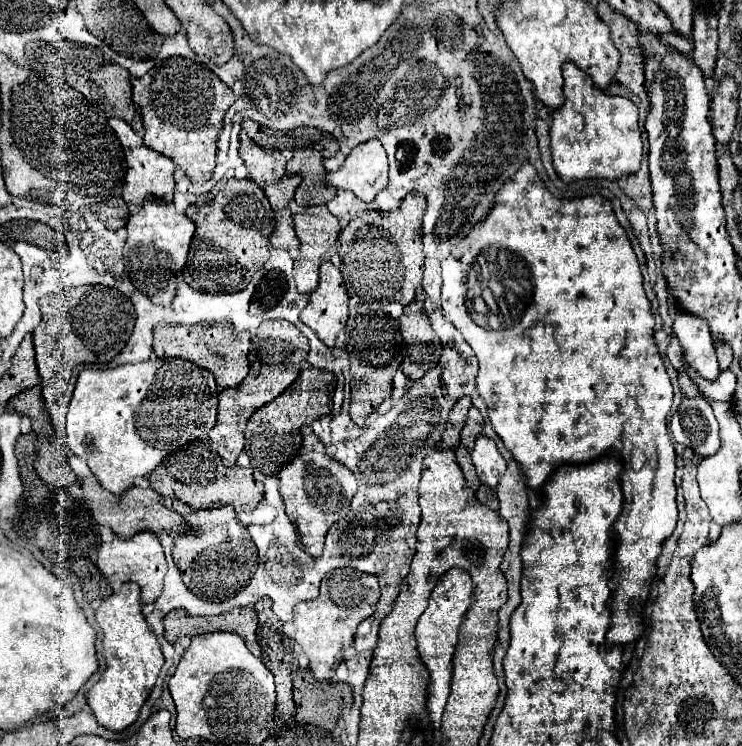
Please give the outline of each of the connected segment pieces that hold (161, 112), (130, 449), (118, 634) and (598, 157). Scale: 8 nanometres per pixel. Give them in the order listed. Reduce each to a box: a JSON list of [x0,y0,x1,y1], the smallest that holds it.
[[132,30,236,186],[66,358,214,494],[86,582,164,730],[550,62,642,182]]

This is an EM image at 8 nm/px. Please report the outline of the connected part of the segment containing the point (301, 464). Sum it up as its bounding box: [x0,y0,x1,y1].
[278,426,356,558]

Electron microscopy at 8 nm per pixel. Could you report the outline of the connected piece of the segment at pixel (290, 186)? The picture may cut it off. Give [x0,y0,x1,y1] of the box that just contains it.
[264,174,302,210]

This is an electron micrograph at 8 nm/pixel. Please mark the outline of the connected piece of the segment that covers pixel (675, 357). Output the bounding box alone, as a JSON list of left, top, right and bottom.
[666,340,684,370]

